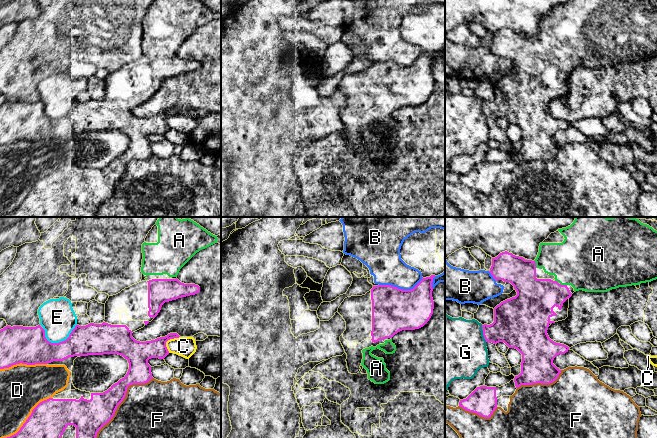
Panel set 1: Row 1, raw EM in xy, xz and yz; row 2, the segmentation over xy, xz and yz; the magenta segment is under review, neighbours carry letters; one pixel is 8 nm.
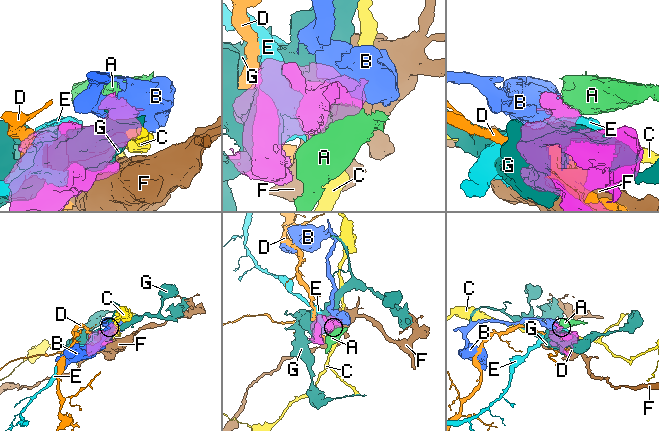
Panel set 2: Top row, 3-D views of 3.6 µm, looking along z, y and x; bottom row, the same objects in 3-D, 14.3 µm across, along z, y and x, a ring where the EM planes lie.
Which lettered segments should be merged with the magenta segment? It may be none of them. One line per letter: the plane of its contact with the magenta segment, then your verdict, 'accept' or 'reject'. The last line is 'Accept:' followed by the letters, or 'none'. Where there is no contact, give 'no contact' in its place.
A: meets magenta in yz; accept
B: meets magenta in xz; reject
C: meets magenta in xy; reject
D: meets magenta in xy; reject
E: meets magenta in xy; reject
F: meets magenta in xy; reject
G: meets magenta in yz; reject
Accept: A

